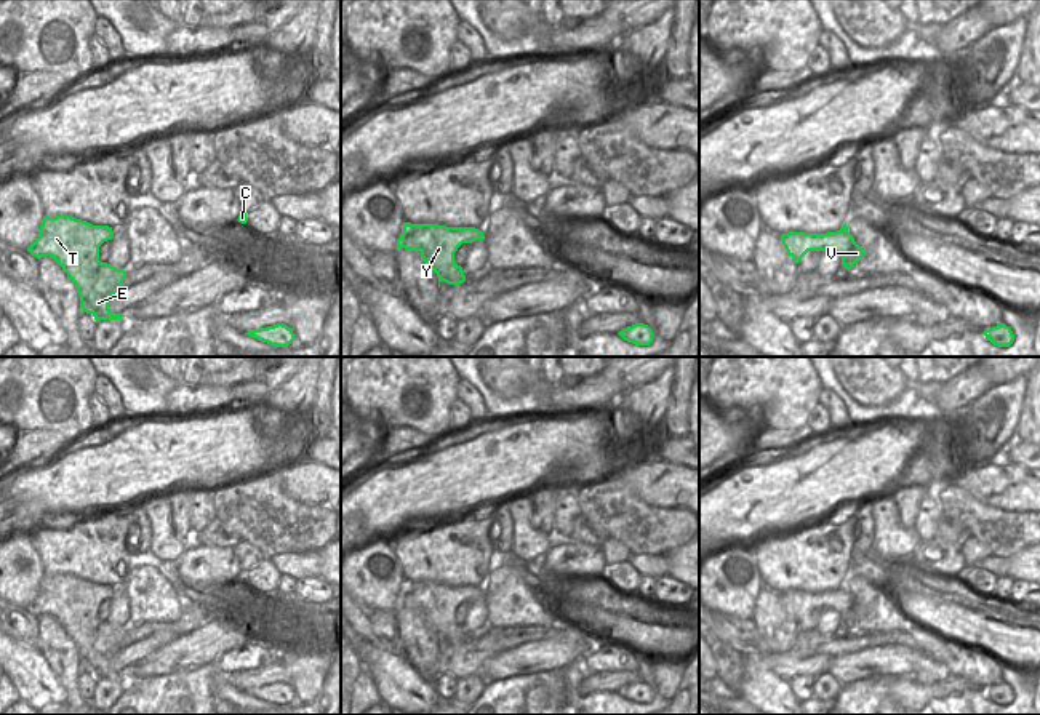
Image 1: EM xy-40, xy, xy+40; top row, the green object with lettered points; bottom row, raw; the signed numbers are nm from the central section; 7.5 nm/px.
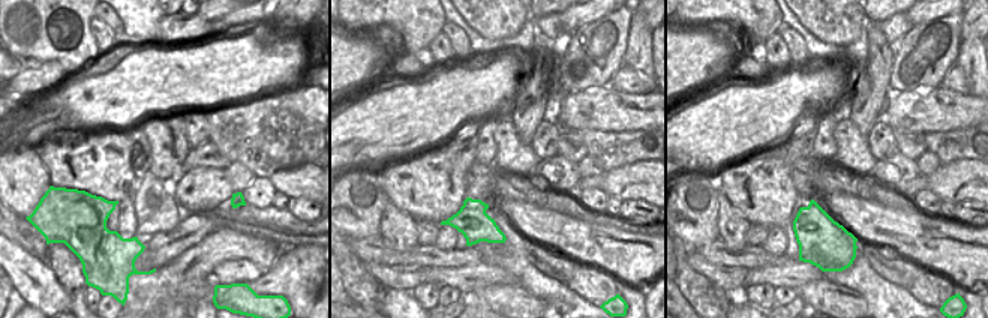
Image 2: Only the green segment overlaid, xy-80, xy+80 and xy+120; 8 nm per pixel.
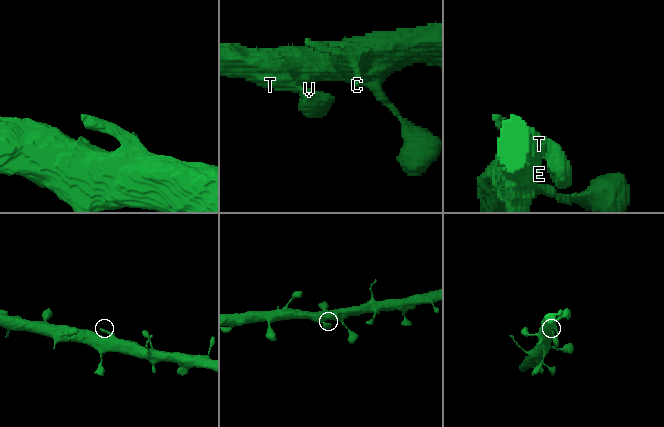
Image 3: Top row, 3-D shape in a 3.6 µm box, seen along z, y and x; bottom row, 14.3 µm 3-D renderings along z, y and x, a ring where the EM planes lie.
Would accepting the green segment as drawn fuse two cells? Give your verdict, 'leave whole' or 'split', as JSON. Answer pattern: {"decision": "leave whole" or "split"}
{"decision": "leave whole"}

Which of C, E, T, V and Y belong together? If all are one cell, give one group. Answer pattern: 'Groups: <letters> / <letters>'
Groups: C E T V Y

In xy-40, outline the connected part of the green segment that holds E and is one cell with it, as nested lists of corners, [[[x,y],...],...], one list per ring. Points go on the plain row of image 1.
[[[59,573],[56,576],[45,574],[37,598],[27,606],[37,617],[50,614],[62,625],[77,645],[82,670],[91,672],[96,680],[122,680],[123,675],[123,672],[112,672],[109,669],[109,657],[122,648],[126,630],[99,619],[99,605],[104,600],[112,598],[112,593],[114,589],[109,584],[93,584],[67,573]]]

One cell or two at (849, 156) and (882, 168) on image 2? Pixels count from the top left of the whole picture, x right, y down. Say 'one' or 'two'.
two

